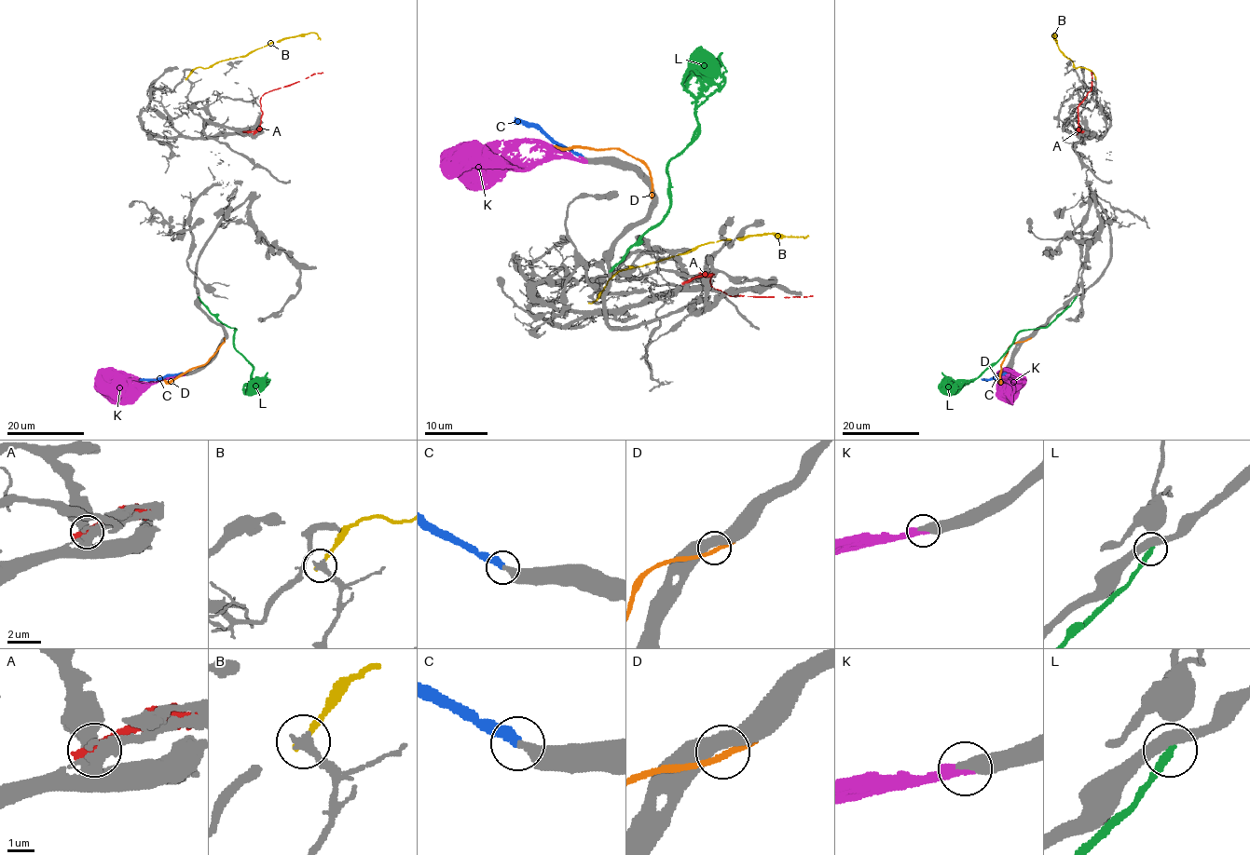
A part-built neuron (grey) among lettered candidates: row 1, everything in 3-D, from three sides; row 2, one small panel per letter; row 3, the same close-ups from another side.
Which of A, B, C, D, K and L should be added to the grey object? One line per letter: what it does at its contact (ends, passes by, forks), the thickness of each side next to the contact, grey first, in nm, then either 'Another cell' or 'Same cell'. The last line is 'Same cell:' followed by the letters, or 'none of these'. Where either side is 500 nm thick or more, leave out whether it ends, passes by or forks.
A: Thickness 440 nm (grey) against 500 nm. Another cell
B: It ends there. Thickness 360 nm (grey) against 200 nm. Another cell
C: It ends there. Thickness 360 nm (grey) against 320 nm. Another cell
D: Thickness 550 nm (grey) against 240 nm. Another cell
K: Thickness 600 nm (grey) against 600 nm. Same cell
L: It ends there. Thickness 480 nm (grey) against 280 nm. Another cell
Same cell: K

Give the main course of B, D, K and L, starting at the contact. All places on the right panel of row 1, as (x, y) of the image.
B: (1095, 78), (1087, 68), (1076, 68), (1059, 48), (1052, 37), (1054, 33), (1053, 39)
D: (1026, 340), (1014, 343), (1007, 352), (998, 380)
K: (1007, 374), (1010, 392), (1010, 385)
L: (1076, 297), (1045, 327), (1023, 329), (995, 363), (973, 380), (955, 383), (941, 373)

